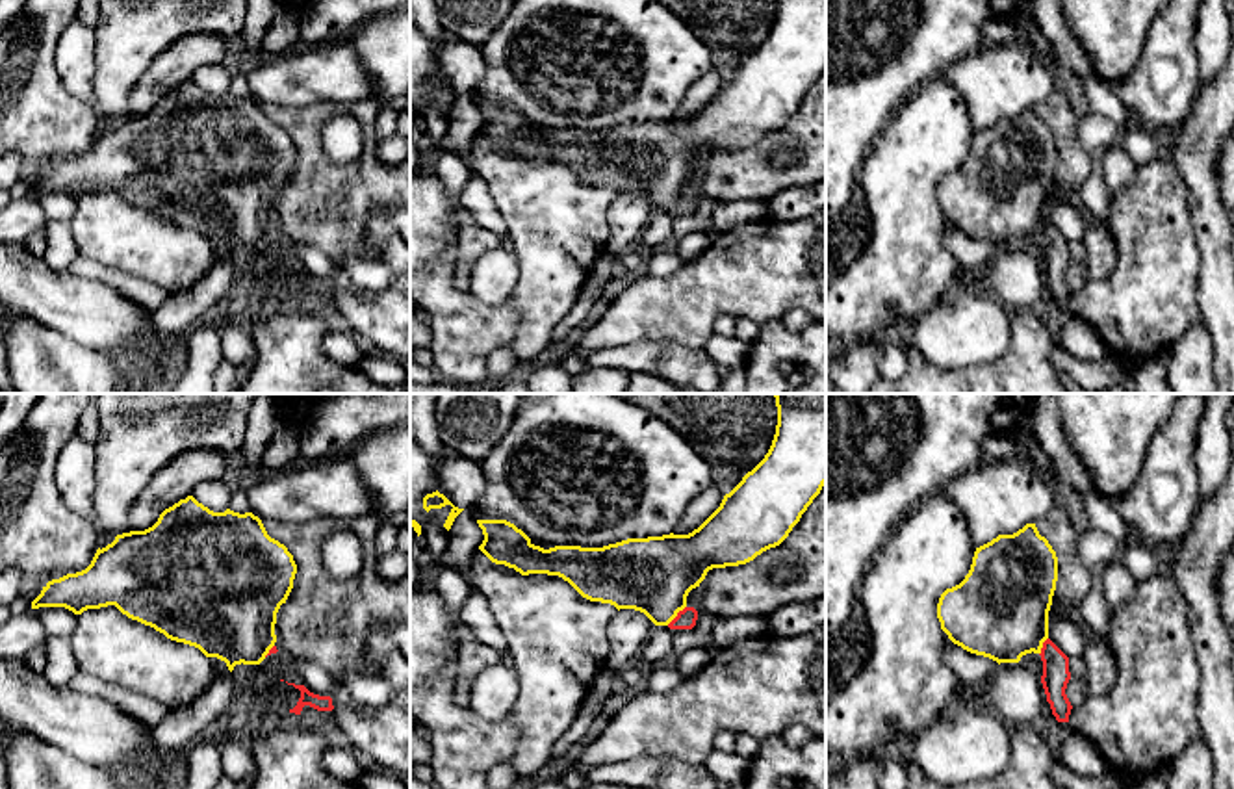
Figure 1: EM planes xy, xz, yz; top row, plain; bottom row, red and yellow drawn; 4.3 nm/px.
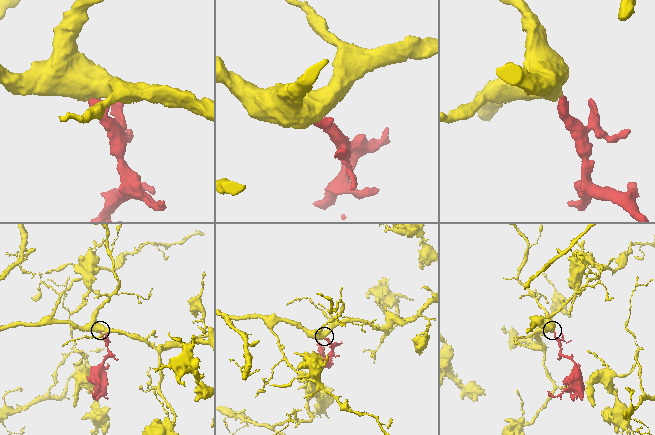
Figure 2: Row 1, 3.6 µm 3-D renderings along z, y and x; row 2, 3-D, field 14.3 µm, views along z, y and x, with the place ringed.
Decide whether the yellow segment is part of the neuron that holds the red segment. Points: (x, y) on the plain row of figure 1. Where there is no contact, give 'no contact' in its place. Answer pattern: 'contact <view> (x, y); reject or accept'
contact xz (678, 199); accept

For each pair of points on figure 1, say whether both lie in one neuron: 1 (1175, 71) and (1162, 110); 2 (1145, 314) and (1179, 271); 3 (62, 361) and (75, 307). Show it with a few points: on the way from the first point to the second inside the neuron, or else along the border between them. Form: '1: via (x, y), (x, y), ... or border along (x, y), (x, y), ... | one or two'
1: via (1166, 80), (1162, 101) | one
2: via (1147, 303), (1168, 283) | one
3: border along (28, 318), (52, 327), (75, 342), (106, 353) | two

